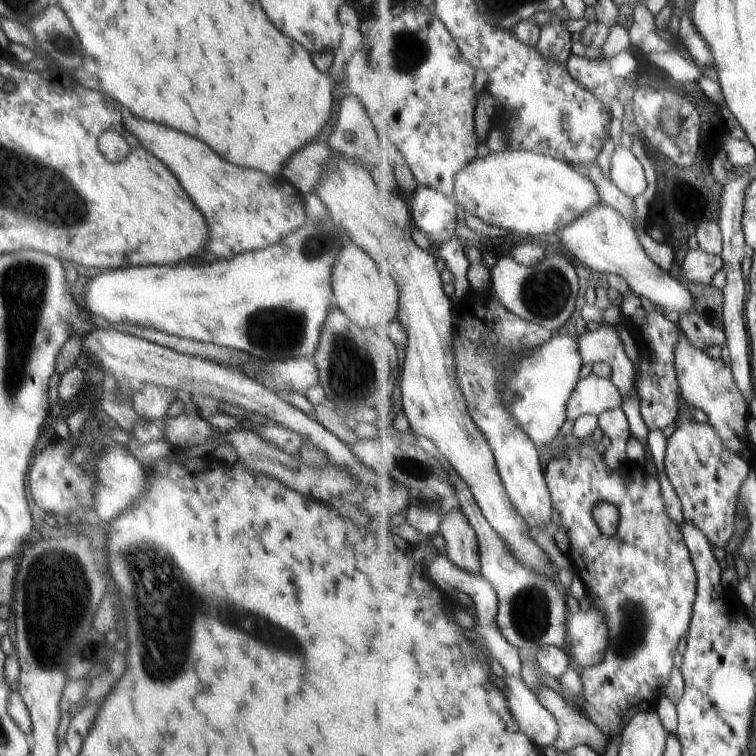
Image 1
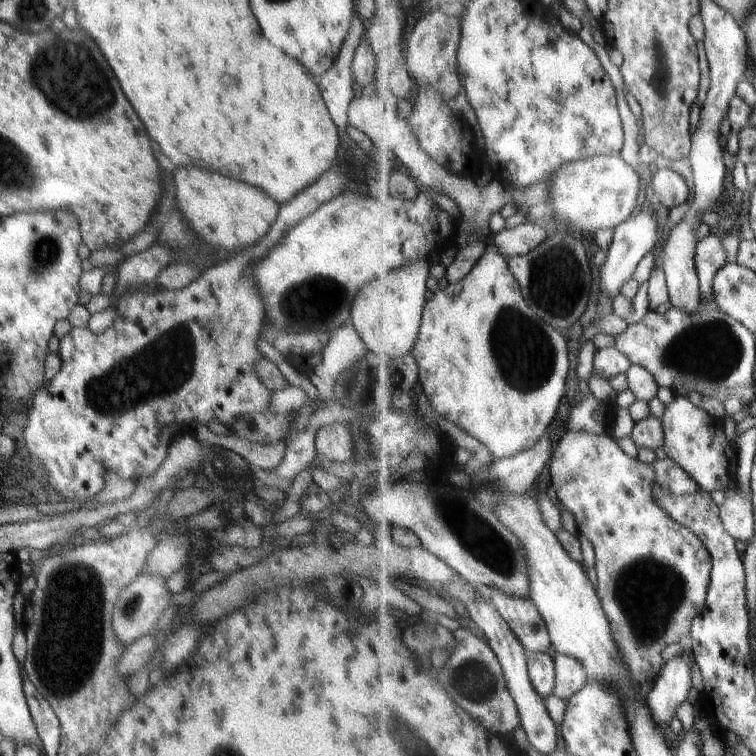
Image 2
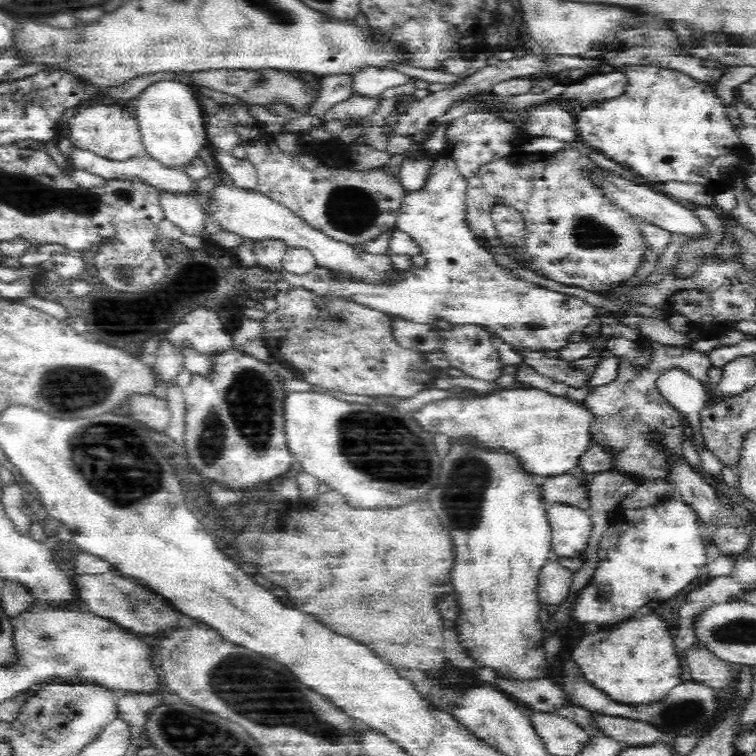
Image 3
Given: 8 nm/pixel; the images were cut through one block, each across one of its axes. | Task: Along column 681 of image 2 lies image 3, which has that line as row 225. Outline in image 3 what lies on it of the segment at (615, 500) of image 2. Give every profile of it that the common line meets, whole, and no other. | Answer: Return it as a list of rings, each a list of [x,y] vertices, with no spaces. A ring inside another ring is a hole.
[[[574,141],[531,164],[514,165],[508,157],[502,157],[480,166],[474,171],[472,178],[466,181],[465,225],[492,256],[508,256],[524,269],[542,278],[588,292],[605,294],[638,276],[638,272],[650,260],[648,252],[652,252],[652,246],[642,236],[642,226],[636,217],[608,197],[604,181],[607,181],[607,172],[586,152],[578,150],[578,144]],[[496,203],[513,206],[521,214],[525,227],[519,243],[505,242],[500,237],[490,218],[490,209]]]

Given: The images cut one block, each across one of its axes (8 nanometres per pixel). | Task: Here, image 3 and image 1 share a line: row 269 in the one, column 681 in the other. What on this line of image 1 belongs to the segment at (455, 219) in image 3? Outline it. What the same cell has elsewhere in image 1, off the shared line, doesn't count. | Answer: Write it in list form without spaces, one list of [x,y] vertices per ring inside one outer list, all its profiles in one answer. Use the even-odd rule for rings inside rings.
[[[695,311],[680,314],[678,320],[683,331],[686,332],[687,338],[698,349],[706,351],[710,346],[728,345],[727,333],[718,327],[708,326],[706,320],[698,315]],[[682,408],[676,432],[669,438],[666,473],[683,504],[685,520],[698,525],[716,547],[730,549],[740,496],[751,470],[750,461],[744,462],[733,452],[714,425],[696,422],[695,416]]]

